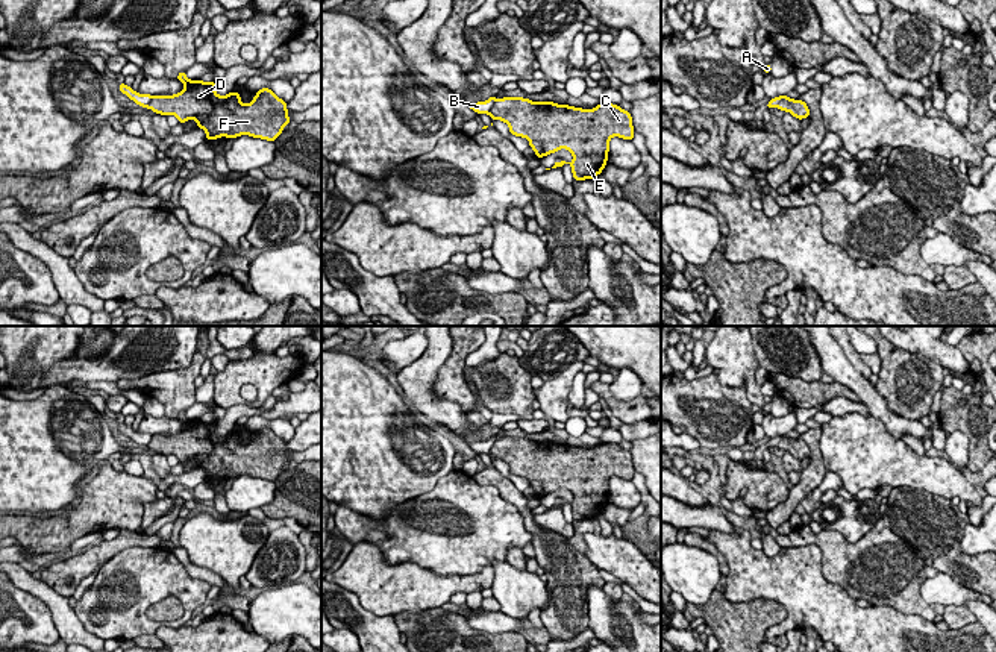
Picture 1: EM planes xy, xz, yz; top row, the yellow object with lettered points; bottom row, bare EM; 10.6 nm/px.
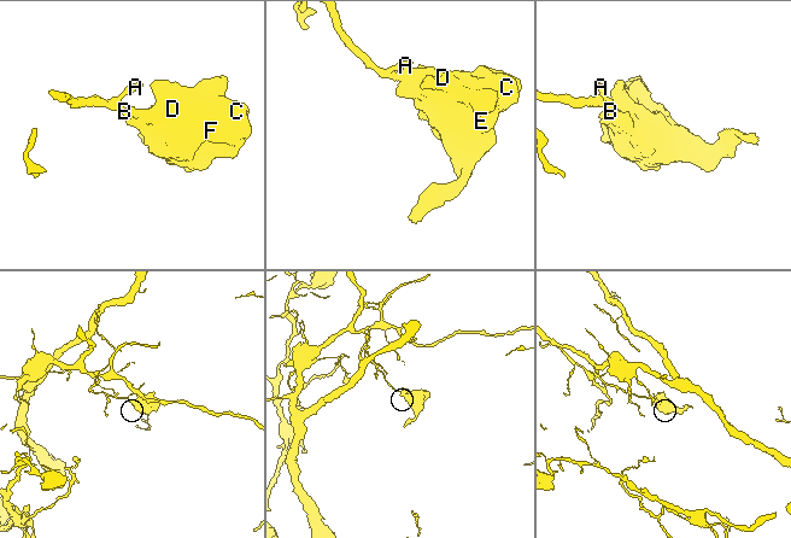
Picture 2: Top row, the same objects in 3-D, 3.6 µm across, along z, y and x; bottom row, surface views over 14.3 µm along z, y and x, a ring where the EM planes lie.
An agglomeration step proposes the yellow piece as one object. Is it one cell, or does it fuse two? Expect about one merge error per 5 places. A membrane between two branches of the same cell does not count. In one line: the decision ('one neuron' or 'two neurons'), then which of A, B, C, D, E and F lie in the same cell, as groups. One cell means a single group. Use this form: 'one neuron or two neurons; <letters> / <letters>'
two neurons; A B / C D E F

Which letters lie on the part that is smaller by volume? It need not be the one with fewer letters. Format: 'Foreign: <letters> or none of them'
Foreign: C, D, E, F

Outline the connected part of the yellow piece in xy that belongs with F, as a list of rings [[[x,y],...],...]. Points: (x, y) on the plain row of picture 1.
[[[180,411],[176,418],[185,428],[173,435],[153,435],[146,449],[165,456],[174,455],[180,464],[194,459],[205,470],[206,481],[249,475],[274,482],[291,461],[287,441],[267,426],[243,444],[240,432],[218,435],[215,420],[189,420],[186,411]]]

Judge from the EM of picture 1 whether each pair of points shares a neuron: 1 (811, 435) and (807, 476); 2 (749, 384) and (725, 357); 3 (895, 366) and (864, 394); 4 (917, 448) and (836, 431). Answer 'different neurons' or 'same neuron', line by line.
1: same neuron
2: same neuron
3: different neurons
4: different neurons

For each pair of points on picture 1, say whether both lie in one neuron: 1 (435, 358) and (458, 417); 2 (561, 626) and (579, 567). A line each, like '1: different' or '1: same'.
1: same
2: same

